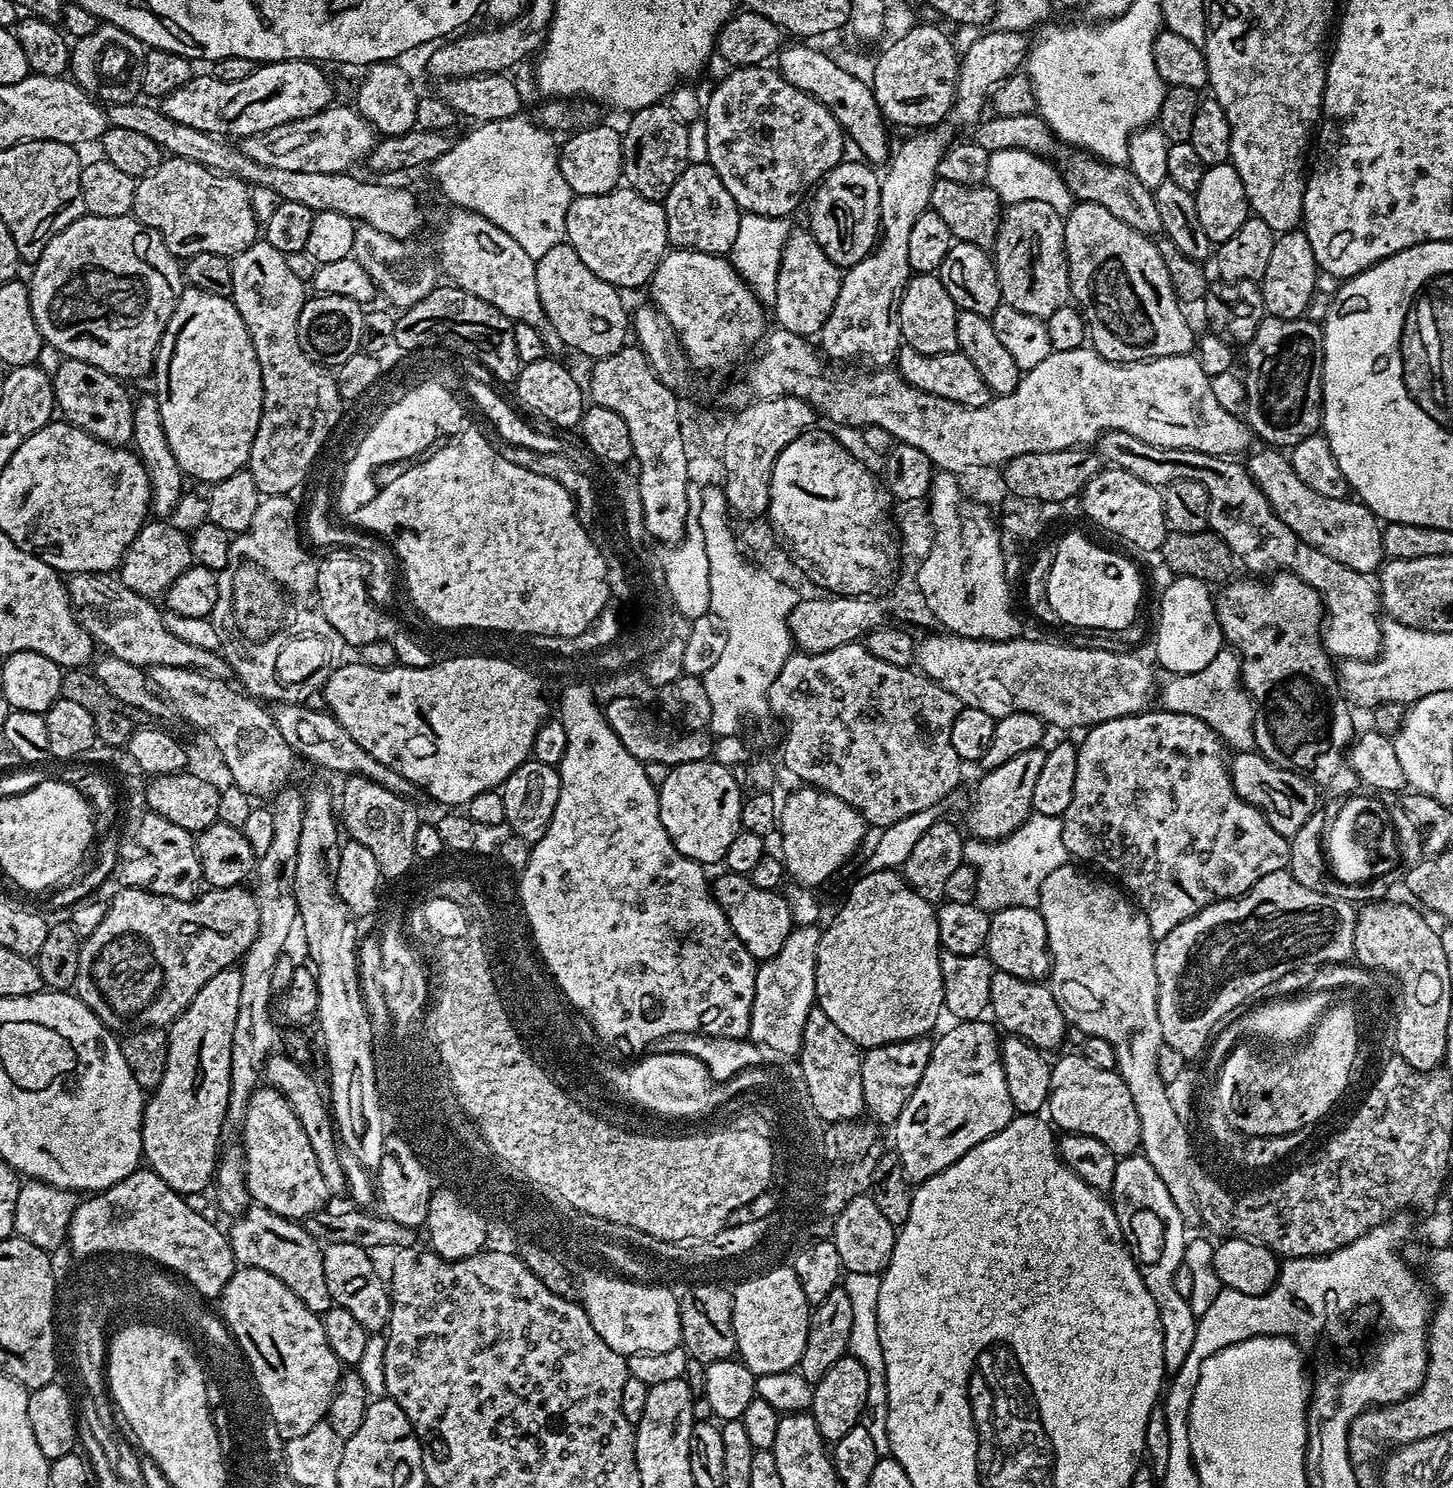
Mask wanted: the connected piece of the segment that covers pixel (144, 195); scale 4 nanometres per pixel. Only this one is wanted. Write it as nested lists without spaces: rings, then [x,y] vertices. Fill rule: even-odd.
[[[181,156],[164,158],[151,172],[137,179],[131,215],[147,228],[153,228],[177,258],[187,258],[194,254],[218,254],[231,258],[249,248],[258,239],[254,208],[250,206],[249,185],[236,176],[213,172],[212,169]]]

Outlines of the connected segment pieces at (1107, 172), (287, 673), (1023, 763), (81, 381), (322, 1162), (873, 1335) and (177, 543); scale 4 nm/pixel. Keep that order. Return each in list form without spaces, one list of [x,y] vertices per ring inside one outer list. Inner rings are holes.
[[[1074,152],[1062,170],[1063,178],[1077,201],[1105,206],[1119,221],[1144,235],[1154,236],[1163,231],[1155,193],[1143,186],[1130,168],[1108,164],[1086,152]]]
[[[254,528],[233,535],[230,558],[216,577],[218,602],[210,619],[221,634],[222,655],[227,660],[229,669],[240,675],[239,687],[261,702],[272,700],[276,704],[295,704],[307,701],[311,692],[323,689],[328,675],[340,667],[345,659],[344,640],[338,630],[334,630],[334,626],[326,622],[326,614],[322,614],[316,597],[317,561],[312,560],[311,554],[304,549],[306,544],[302,534],[294,534],[292,540],[294,542],[278,538],[274,532],[264,532],[256,536]],[[262,570],[266,570],[270,576],[262,576]]]
[[[1045,749],[1026,750],[1026,754],[1018,754],[1018,758],[1010,758],[1010,762],[1002,762],[1002,766],[987,769],[984,777],[976,784],[976,793],[972,796],[972,805],[968,808],[964,820],[973,837],[978,840],[1001,840],[1009,836],[1022,822],[1033,815],[1032,799],[1034,785],[1042,770]]]
[[[61,359],[60,365],[52,376],[52,389],[56,392],[56,408],[64,411],[63,419],[75,428],[81,428],[89,432],[94,438],[98,438],[107,444],[124,446],[132,439],[132,427],[134,426],[134,414],[132,413],[133,397],[128,397],[128,392],[123,383],[116,377],[98,370],[98,366],[90,366],[90,362],[78,362],[77,360]]]
[[[287,1054],[269,1056],[264,1067],[263,1079],[271,1087],[276,1088],[290,1102],[294,1114],[298,1114],[298,1122],[302,1122],[302,1130],[306,1130],[306,1138],[310,1138],[310,1147],[314,1150],[314,1158],[318,1158],[318,1170],[322,1170],[322,1178],[326,1178],[326,1186],[333,1197],[348,1192],[346,1174],[343,1170],[342,1148],[338,1143],[338,1133],[334,1127],[329,1101],[320,1093],[316,1080],[306,1070],[307,1067]]]
[[[847,1273],[843,1277],[842,1287],[846,1290],[846,1298],[850,1298],[850,1307],[854,1314],[854,1326],[850,1326],[850,1342],[848,1352],[862,1366],[868,1375],[868,1389],[866,1390],[866,1406],[862,1423],[864,1429],[870,1433],[874,1442],[874,1450],[878,1450],[881,1458],[889,1455],[888,1435],[886,1434],[886,1414],[888,1413],[888,1395],[886,1394],[886,1358],[882,1358],[882,1342],[878,1338],[878,1290],[880,1276],[877,1274]]]
[[[160,518],[149,519],[140,527],[140,532],[134,538],[134,542],[130,542],[130,546],[126,550],[124,560],[118,569],[118,579],[126,586],[130,586],[130,590],[134,590],[134,594],[142,594],[149,598],[163,597],[167,593],[168,587],[188,568],[193,567],[192,541],[189,533],[168,523],[172,522],[165,522]]]

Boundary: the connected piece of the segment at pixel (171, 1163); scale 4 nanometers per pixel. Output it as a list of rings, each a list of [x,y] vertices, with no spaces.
[[[233,966],[214,974],[194,994],[190,1006],[167,1029],[168,1053],[166,1070],[162,1082],[147,1097],[140,1133],[142,1134],[142,1153],[147,1167],[170,1186],[170,1190],[186,1197],[195,1192],[203,1193],[204,1187],[213,1183],[216,1175],[216,1162],[220,1144],[220,1131],[226,1125],[228,1099],[232,1089],[230,1078],[230,1046],[234,1034],[234,1018],[238,1018],[238,1002],[242,995],[242,974],[239,967]]]

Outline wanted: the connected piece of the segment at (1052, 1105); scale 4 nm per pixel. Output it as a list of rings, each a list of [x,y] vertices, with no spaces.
[[[1083,1054],[1064,1056],[1052,1064],[1046,1112],[1061,1133],[1098,1138],[1118,1158],[1133,1155],[1140,1147],[1138,1110],[1134,1110],[1134,1098],[1130,1098],[1126,1082],[1119,1072],[1102,1070]]]

